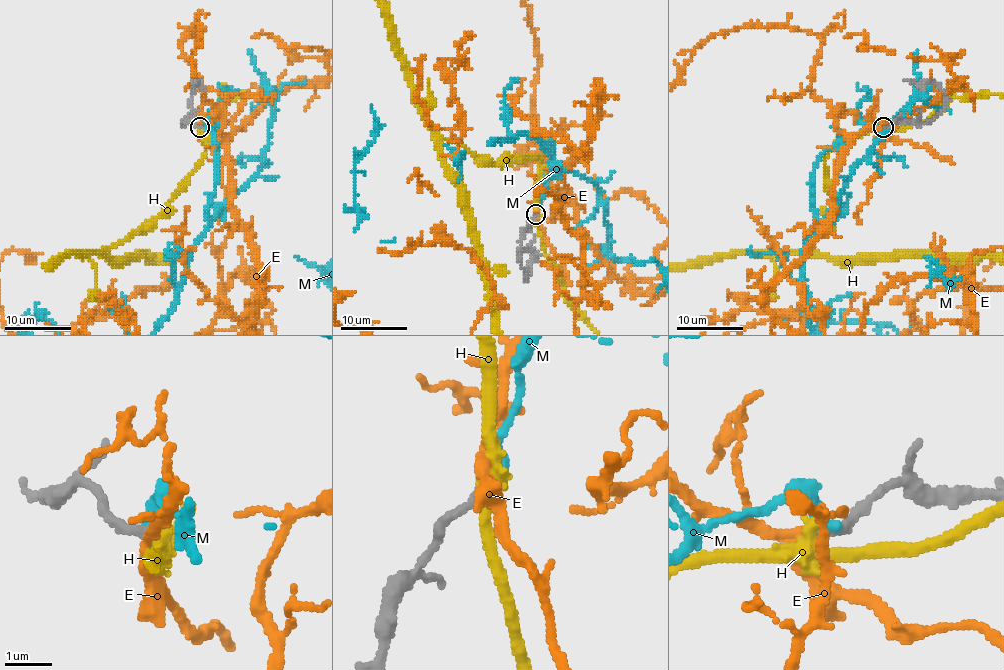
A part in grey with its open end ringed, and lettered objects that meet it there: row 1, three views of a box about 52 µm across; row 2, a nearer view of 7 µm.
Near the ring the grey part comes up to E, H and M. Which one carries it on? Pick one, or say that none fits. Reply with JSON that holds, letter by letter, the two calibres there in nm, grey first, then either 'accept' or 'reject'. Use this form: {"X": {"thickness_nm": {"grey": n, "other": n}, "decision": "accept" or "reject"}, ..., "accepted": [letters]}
{"E": {"thickness_nm": {"grey": 200, "other": 240}, "decision": "accept"}, "H": {"thickness_nm": {"grey": 200, "other": 340}, "decision": "reject"}, "M": {"thickness_nm": {"grey": 220, "other": 200}, "decision": "reject"}, "accepted": ["E"]}

